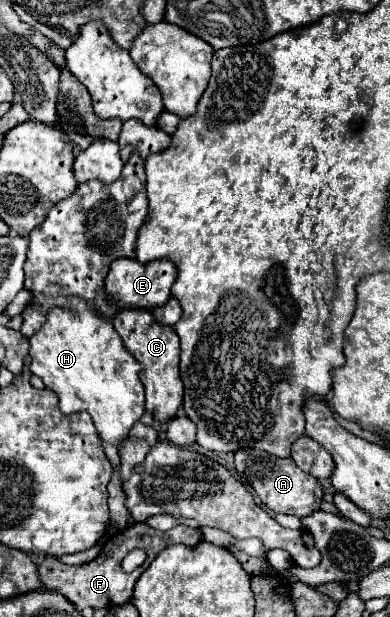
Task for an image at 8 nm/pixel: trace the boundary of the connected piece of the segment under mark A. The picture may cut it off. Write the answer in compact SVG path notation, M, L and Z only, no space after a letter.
M238 449L234 453L234 467L238 475L256 491L258 499L276 513L290 513L296 517L306 517L312 511L320 509L322 501L322 485L316 477L304 473L296 463L288 459L280 459L276 455L264 453L262 449Z

